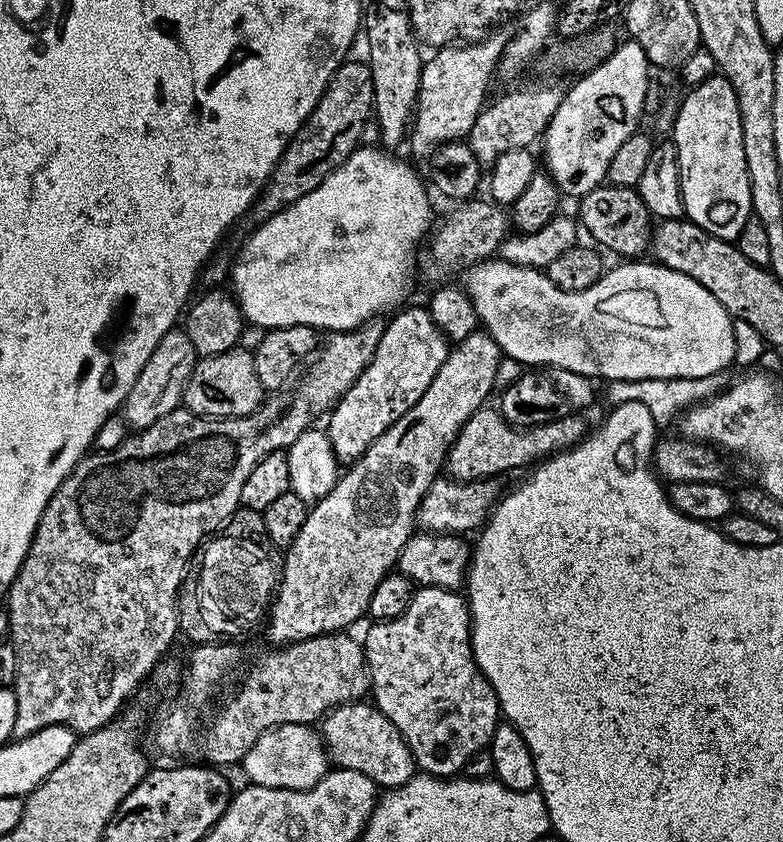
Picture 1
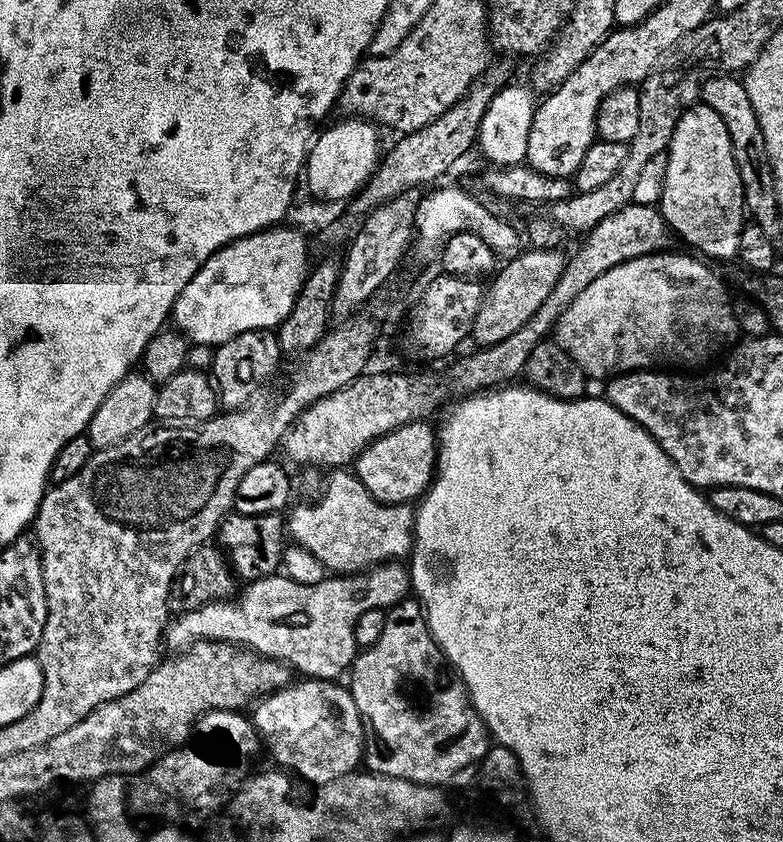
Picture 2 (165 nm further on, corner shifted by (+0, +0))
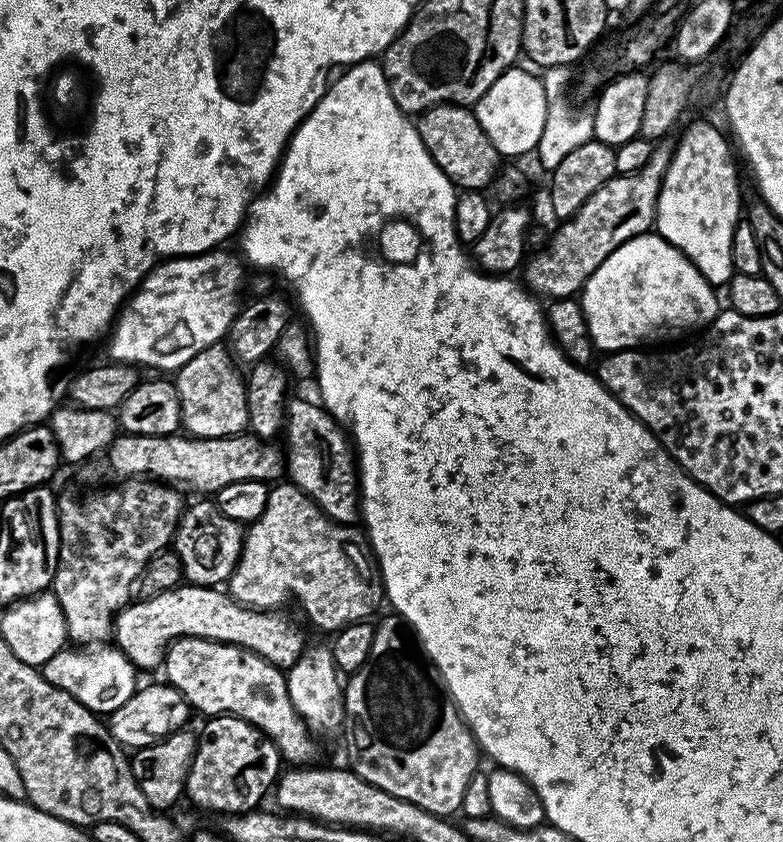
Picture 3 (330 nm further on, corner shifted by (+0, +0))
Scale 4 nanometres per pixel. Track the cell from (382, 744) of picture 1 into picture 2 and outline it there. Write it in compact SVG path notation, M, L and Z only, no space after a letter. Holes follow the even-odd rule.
M300 678L287 688L259 697L250 712L263 747L281 764L277 765L313 786L351 777L364 759L364 724L351 691L342 685L334 680Z

